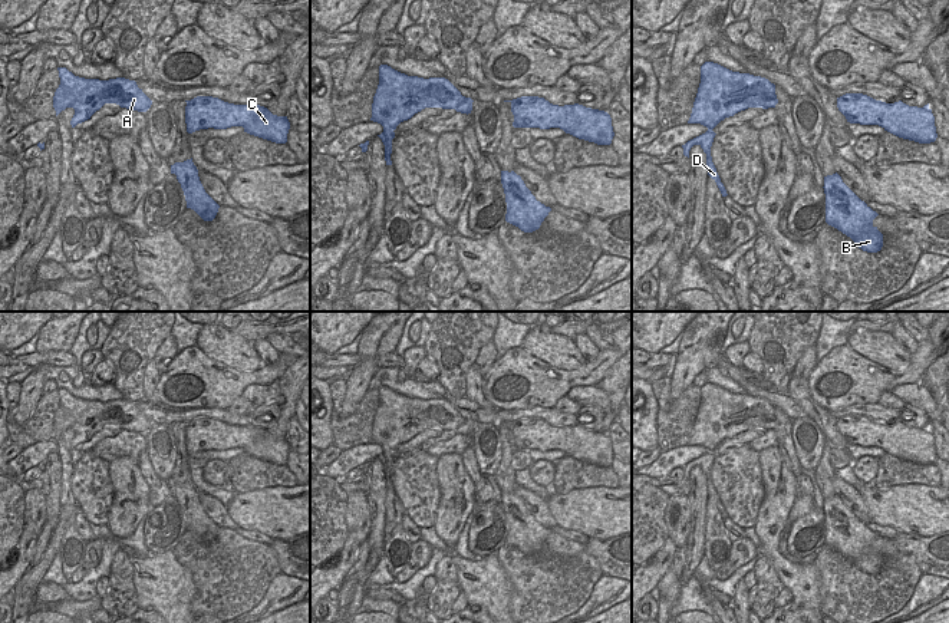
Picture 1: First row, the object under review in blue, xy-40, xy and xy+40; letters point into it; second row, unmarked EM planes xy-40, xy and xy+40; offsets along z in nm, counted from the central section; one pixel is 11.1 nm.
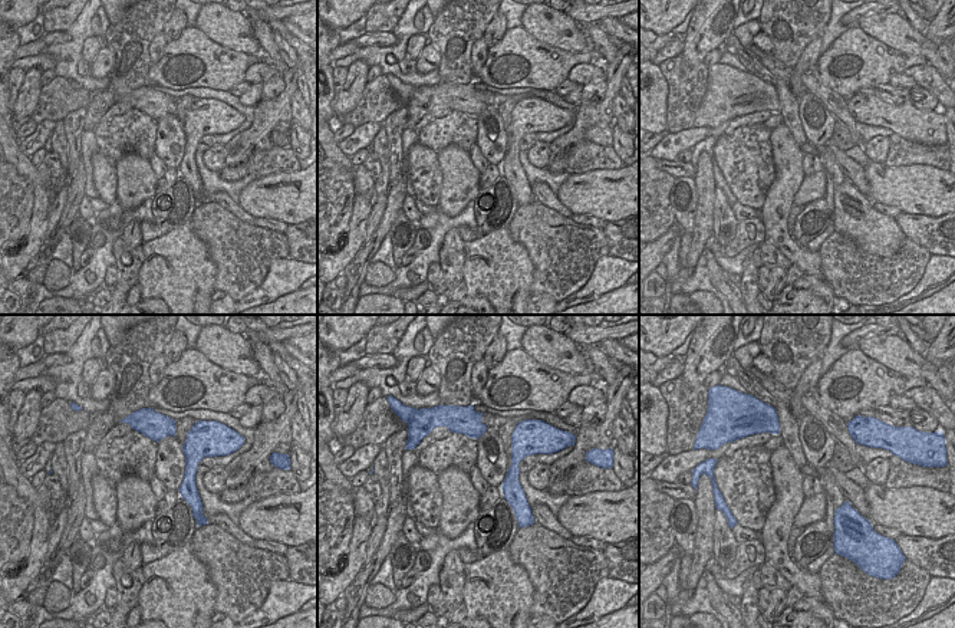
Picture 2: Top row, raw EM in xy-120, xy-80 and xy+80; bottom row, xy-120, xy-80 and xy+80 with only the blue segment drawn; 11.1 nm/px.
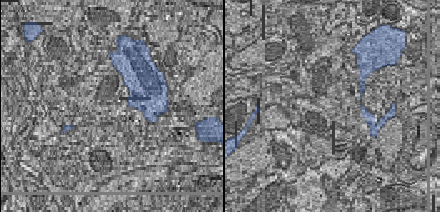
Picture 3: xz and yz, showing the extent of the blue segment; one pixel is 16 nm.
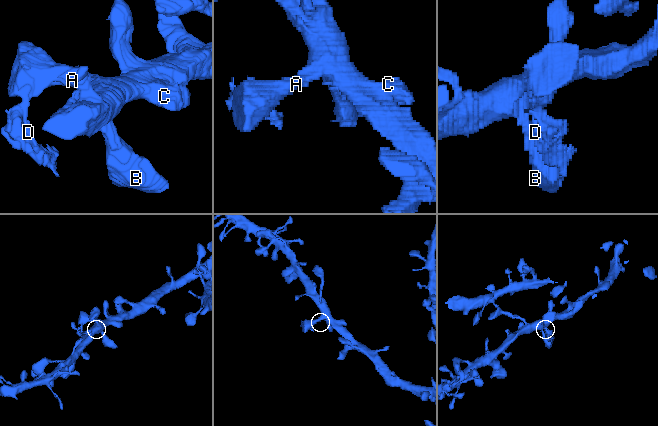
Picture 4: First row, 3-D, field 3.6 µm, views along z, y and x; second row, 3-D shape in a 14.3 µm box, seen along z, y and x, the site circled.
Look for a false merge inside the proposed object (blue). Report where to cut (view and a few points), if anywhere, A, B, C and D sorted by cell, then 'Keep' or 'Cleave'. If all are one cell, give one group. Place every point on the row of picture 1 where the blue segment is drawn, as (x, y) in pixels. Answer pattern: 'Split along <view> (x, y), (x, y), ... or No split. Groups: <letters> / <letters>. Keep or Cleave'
Split along xy (394, 132), (382, 134). Groups: A B C / D. Cleave

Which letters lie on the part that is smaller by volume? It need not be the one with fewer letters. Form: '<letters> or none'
D

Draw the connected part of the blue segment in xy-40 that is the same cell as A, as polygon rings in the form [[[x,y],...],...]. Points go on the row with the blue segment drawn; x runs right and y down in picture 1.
[[[57,67],[60,85],[53,96],[56,116],[66,108],[73,108],[72,128],[82,123],[99,111],[105,103],[116,103],[121,108],[146,112],[152,100],[138,88],[135,80],[116,78],[109,80],[85,79],[75,76],[66,67]]]

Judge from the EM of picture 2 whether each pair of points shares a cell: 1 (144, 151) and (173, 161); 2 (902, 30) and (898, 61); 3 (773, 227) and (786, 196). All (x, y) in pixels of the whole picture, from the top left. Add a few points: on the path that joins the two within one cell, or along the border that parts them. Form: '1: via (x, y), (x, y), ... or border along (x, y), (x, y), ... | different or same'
1: border along (157, 121), (152, 153) | different
2: border along (869, 36), (902, 52), (922, 55), (928, 62) | different
3: via (774, 220), (774, 209), (779, 203) | same

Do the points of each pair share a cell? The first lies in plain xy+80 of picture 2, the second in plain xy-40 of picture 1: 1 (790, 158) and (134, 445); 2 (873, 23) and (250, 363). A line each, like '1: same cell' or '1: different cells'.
1: different cells
2: same cell

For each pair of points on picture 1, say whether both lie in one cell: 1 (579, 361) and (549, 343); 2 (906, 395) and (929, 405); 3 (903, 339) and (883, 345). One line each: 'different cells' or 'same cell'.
1: same cell
2: same cell
3: different cells

